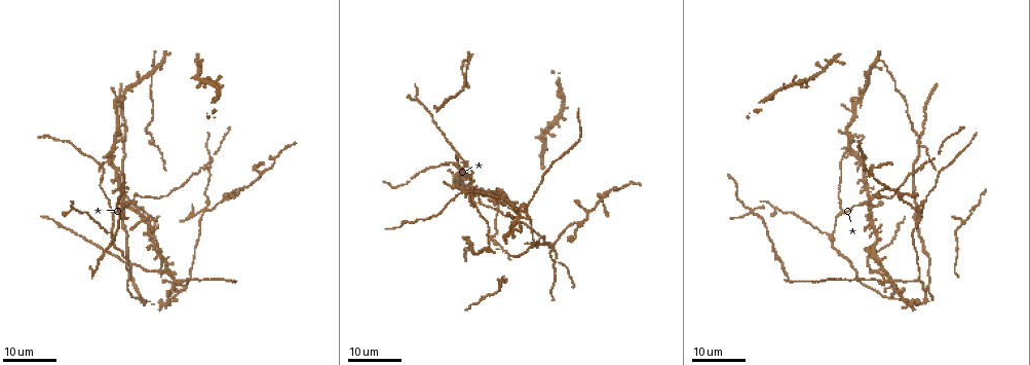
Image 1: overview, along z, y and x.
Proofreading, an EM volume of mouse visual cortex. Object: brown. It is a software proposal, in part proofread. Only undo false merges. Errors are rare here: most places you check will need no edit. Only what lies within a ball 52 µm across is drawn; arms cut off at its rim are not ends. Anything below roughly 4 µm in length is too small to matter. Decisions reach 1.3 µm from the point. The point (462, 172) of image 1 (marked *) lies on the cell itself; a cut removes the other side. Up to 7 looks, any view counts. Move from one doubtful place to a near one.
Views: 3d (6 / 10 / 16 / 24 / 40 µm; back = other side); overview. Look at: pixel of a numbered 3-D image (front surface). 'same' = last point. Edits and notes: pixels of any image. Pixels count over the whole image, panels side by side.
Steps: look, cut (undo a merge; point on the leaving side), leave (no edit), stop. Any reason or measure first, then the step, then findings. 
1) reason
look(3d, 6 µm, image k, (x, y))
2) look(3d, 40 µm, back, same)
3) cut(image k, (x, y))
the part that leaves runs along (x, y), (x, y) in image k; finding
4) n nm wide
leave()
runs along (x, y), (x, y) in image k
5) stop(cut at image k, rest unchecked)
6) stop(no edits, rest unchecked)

side arm on a straight run
look(3d, 24 µm, image 1, (878, 271))

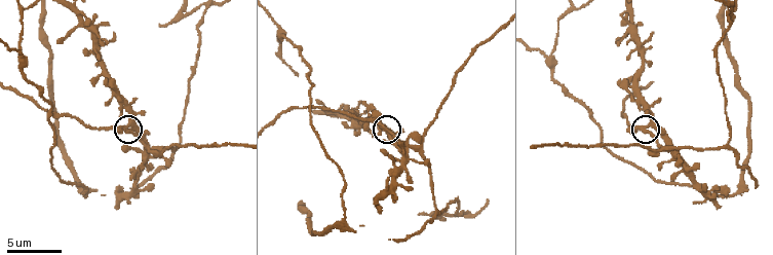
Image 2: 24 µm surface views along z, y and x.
look(3d, 10 µm, image 2, (391, 132))

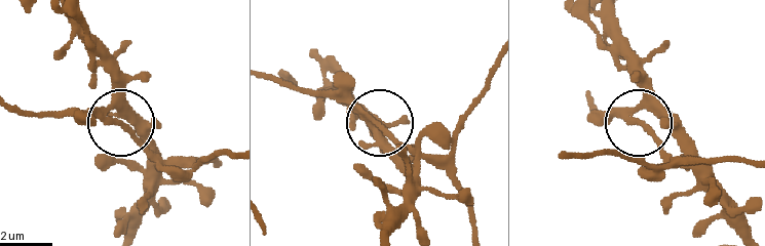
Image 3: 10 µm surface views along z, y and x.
leave()
all the same cell

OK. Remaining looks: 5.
look(3d, 16 µm, image 1, (134, 201))

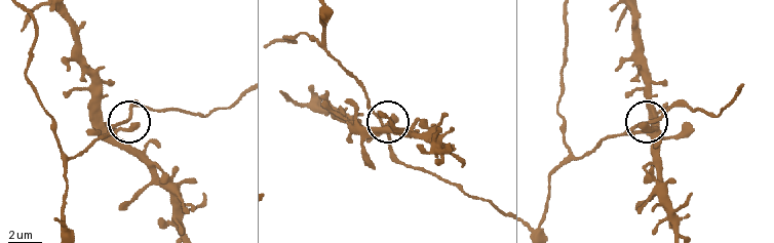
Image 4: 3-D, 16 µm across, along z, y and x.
look(3d, 10 µm, image 4, (129, 127))

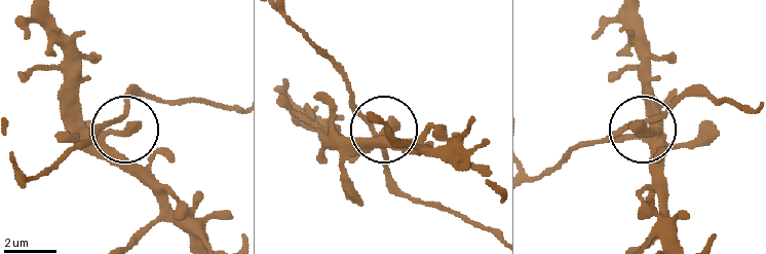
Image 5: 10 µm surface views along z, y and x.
look(3d, 6 µm, image 5, (127, 126))

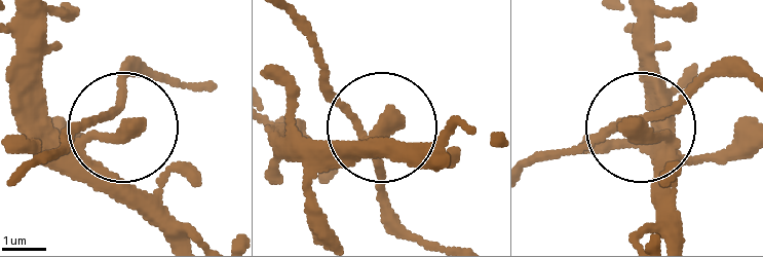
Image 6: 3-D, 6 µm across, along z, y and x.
leave()
runs along (294, 25), (334, 102), (375, 132), (378, 197) in image 6; all the same cell

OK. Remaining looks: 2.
look(3d, 6 µm, image 2, (470, 213))

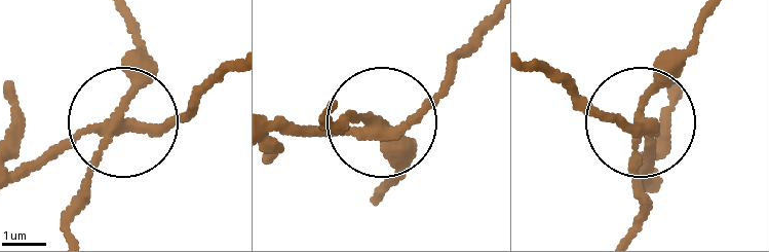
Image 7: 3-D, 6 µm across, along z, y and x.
250 nm wide
cut(image 7, (50, 147))
a second cell is stuck on

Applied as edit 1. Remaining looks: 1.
stop(cut at image 7, rest unchecked)

